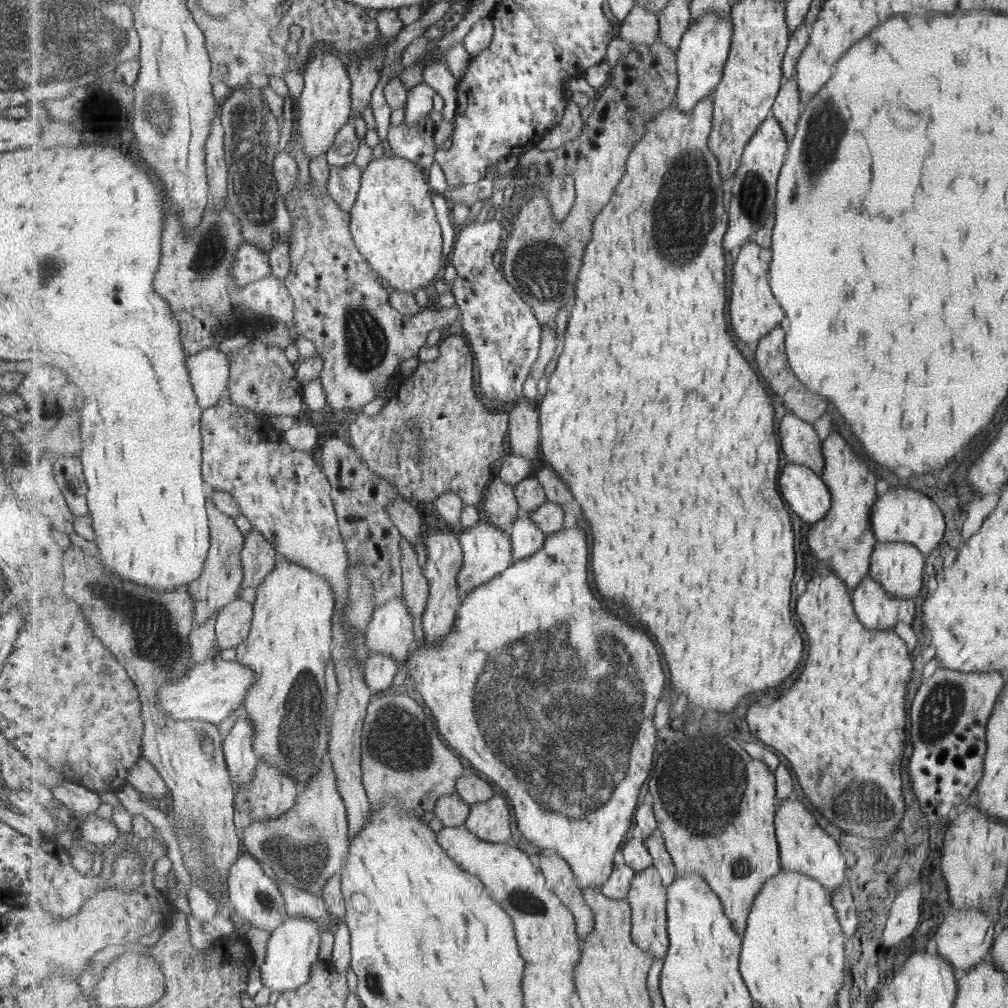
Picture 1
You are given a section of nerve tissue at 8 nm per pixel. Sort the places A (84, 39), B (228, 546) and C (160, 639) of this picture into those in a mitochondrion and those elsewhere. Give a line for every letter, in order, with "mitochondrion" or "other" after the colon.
A: mitochondrion
B: mitochondrion
C: mitochondrion

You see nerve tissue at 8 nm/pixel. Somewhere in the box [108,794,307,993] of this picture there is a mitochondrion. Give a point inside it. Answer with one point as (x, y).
(266, 903)

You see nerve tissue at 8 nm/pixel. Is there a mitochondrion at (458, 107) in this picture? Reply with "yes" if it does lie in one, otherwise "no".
no

